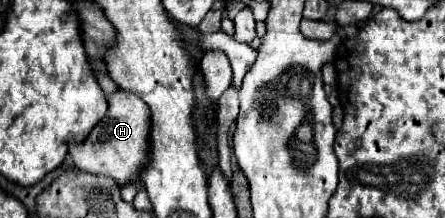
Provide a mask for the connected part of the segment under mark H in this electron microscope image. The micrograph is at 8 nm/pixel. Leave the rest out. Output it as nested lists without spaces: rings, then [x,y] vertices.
[[[119,89],[107,101],[109,101],[107,117],[91,131],[91,135],[81,145],[73,145],[69,149],[69,155],[71,155],[71,159],[79,171],[85,171],[91,175],[107,175],[119,187],[123,187],[125,183],[133,183],[133,181],[141,183],[141,173],[147,167],[147,163],[151,161],[151,111],[139,97],[135,97],[123,89]]]

